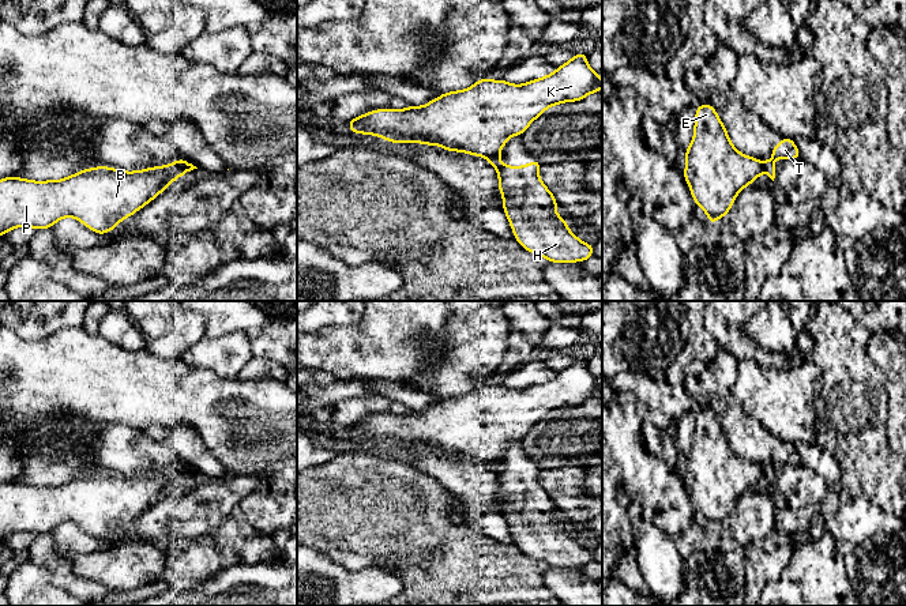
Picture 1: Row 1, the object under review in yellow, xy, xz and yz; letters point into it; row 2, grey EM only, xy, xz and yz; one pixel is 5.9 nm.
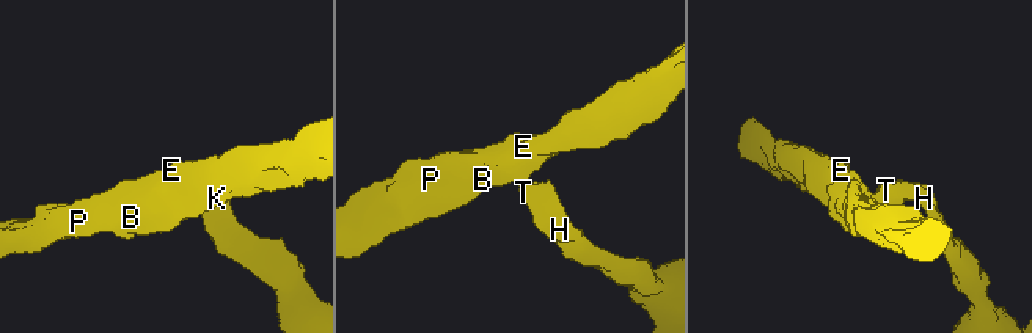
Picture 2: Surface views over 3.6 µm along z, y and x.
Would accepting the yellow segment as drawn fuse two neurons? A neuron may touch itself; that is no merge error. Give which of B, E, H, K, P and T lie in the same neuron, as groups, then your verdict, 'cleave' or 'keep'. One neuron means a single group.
B E K P / H T; cleave

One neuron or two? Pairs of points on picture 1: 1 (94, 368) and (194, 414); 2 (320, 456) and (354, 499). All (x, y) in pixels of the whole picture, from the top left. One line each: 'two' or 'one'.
1: one
2: two

